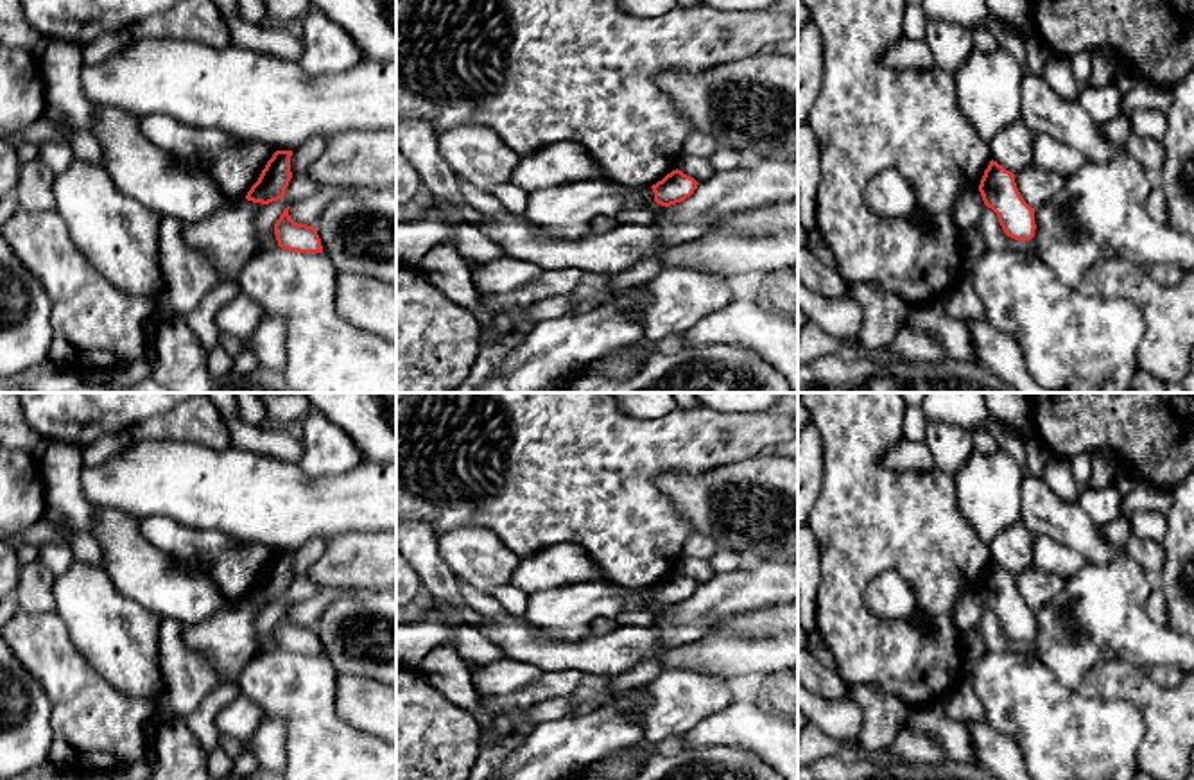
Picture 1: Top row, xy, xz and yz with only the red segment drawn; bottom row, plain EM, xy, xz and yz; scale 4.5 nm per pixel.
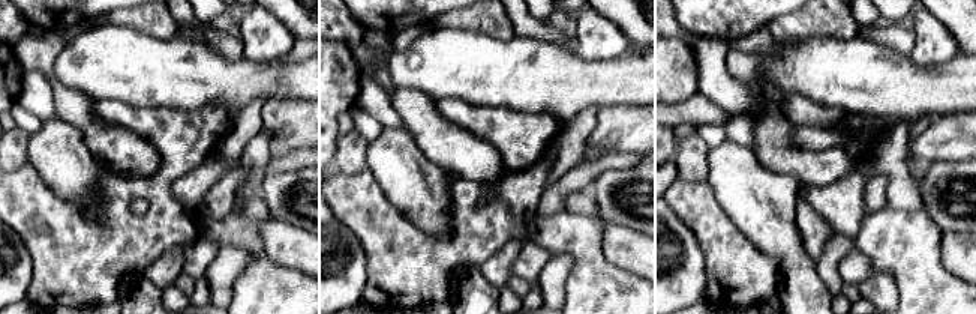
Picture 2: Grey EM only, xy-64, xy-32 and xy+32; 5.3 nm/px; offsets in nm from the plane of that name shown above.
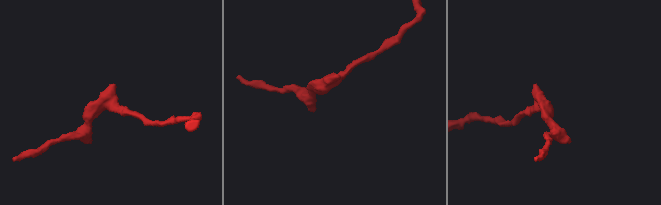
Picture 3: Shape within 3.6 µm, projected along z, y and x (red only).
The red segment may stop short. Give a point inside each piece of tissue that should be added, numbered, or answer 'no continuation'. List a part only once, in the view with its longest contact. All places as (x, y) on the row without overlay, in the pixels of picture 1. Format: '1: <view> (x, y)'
no continuation

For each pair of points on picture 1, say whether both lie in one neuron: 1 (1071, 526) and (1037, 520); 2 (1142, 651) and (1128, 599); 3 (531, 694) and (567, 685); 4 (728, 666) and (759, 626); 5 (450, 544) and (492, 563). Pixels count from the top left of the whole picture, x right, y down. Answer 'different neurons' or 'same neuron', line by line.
1: same neuron
2: same neuron
3: same neuron
4: different neurons
5: same neuron

